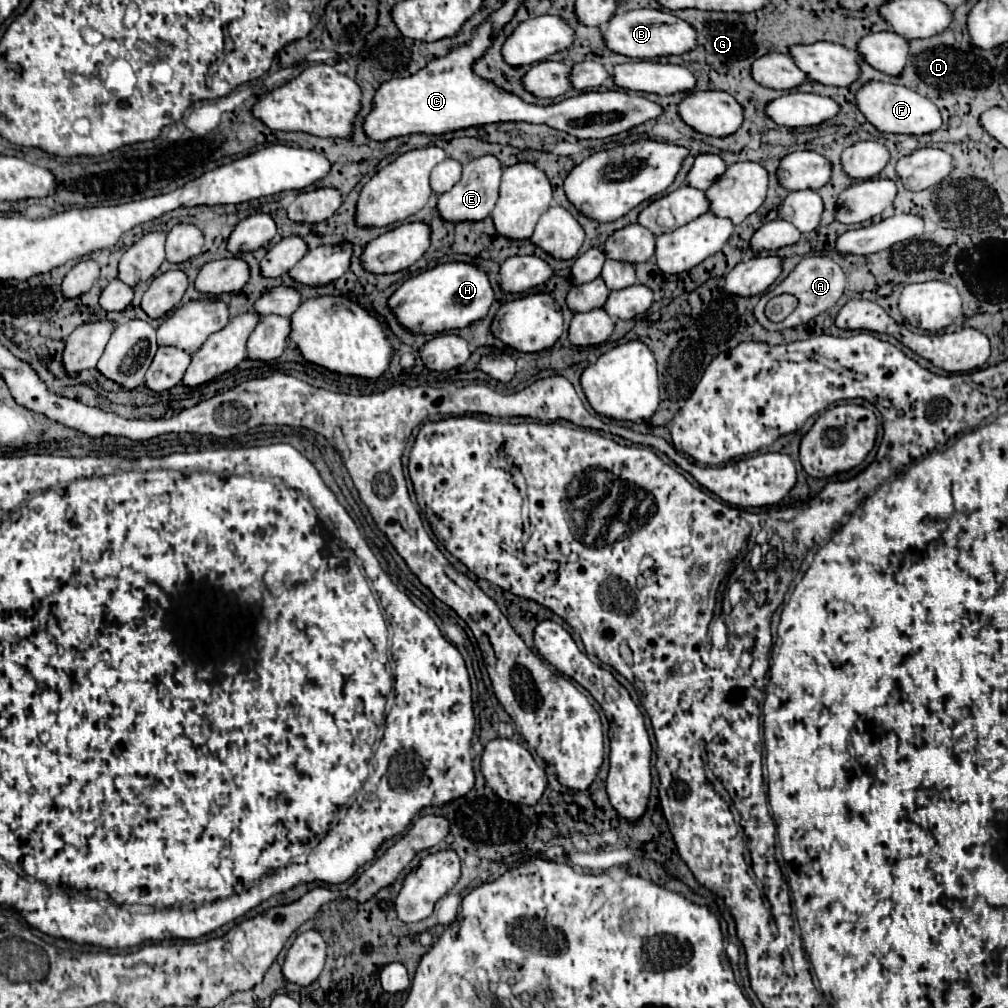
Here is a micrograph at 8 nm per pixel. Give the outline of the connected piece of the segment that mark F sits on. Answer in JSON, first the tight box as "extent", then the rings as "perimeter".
{"extent":[855,80,941,134],"perimeter":[[[869,80],[855,92],[857,110],[883,134],[927,134],[941,126],[941,114],[937,106],[925,96],[897,84]]]}

